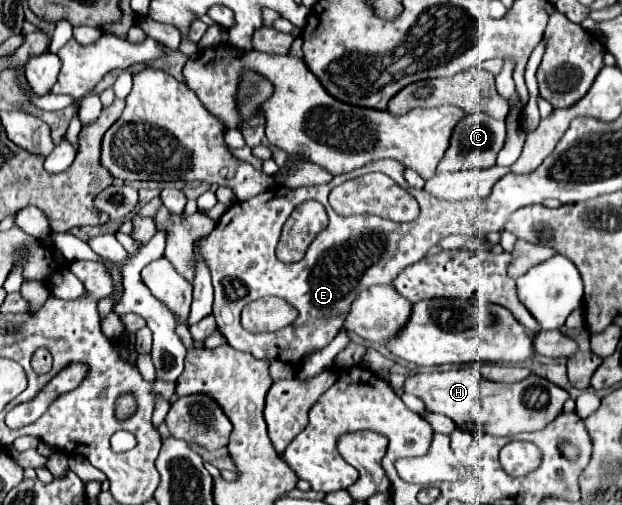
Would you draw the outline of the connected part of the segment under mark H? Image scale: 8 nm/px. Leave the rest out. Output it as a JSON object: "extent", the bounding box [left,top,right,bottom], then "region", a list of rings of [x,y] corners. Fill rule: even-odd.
{"extent":[406,368,568,436],"region":[[[478,368],[420,372],[406,380],[406,392],[418,396],[426,404],[426,410],[452,418],[458,428],[474,430],[480,426],[492,436],[514,436],[520,432],[544,430],[562,412],[562,406],[568,400],[566,390],[534,374],[522,382],[498,384],[484,380]]]}

